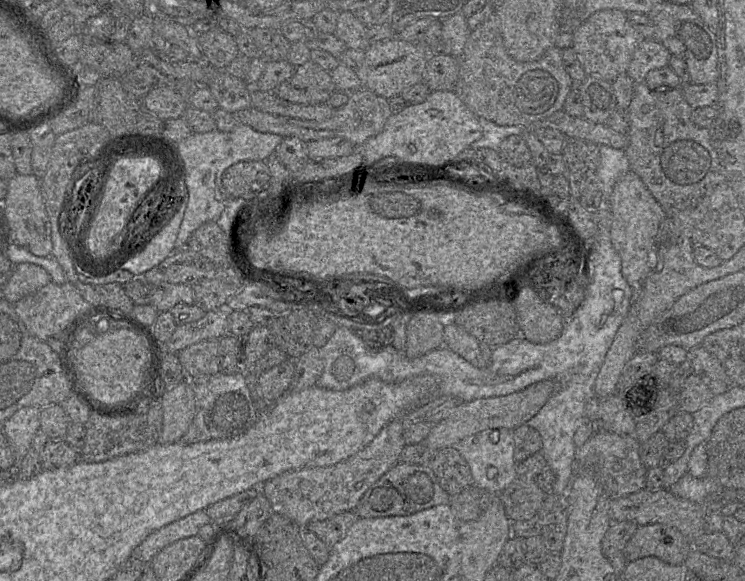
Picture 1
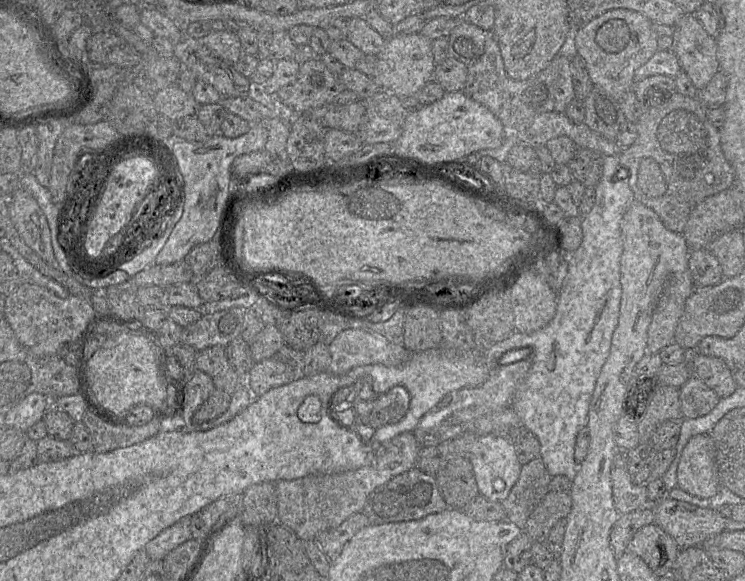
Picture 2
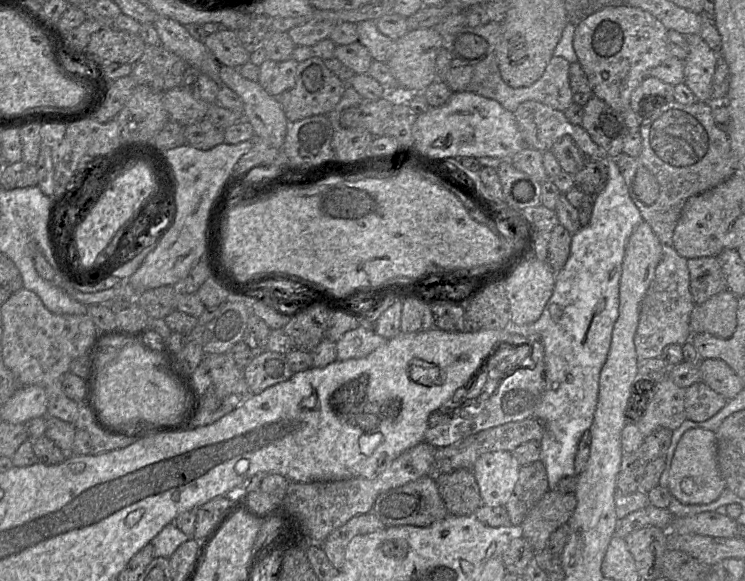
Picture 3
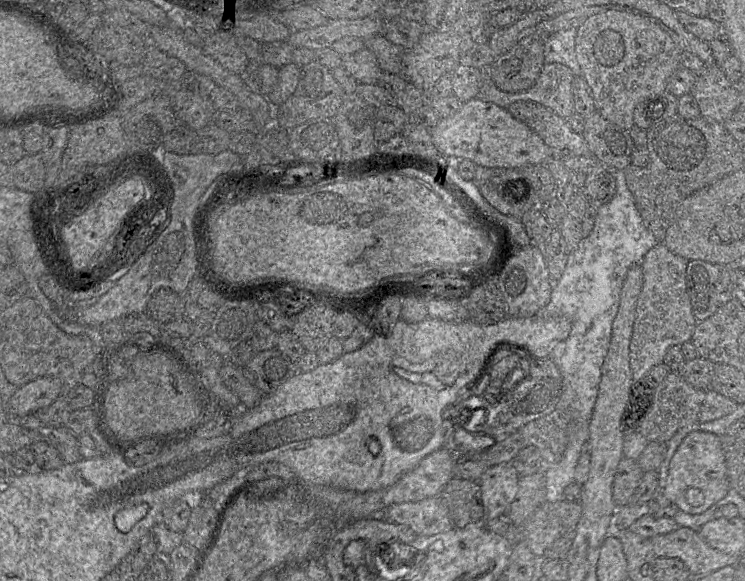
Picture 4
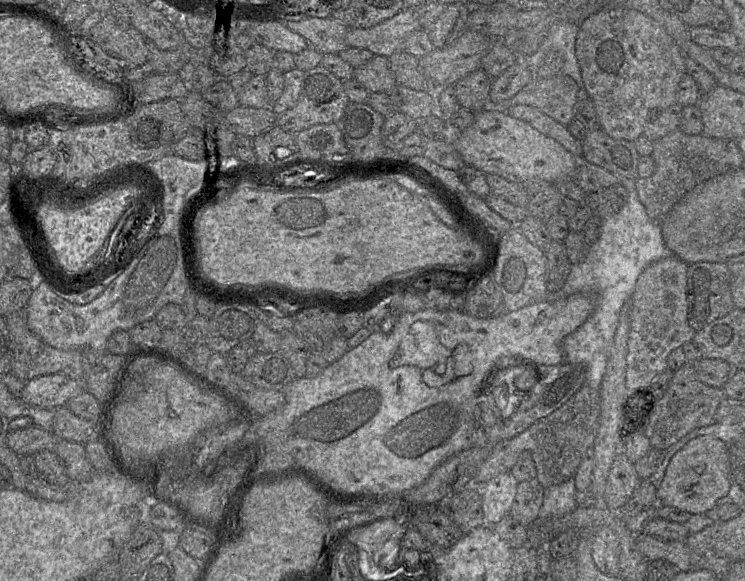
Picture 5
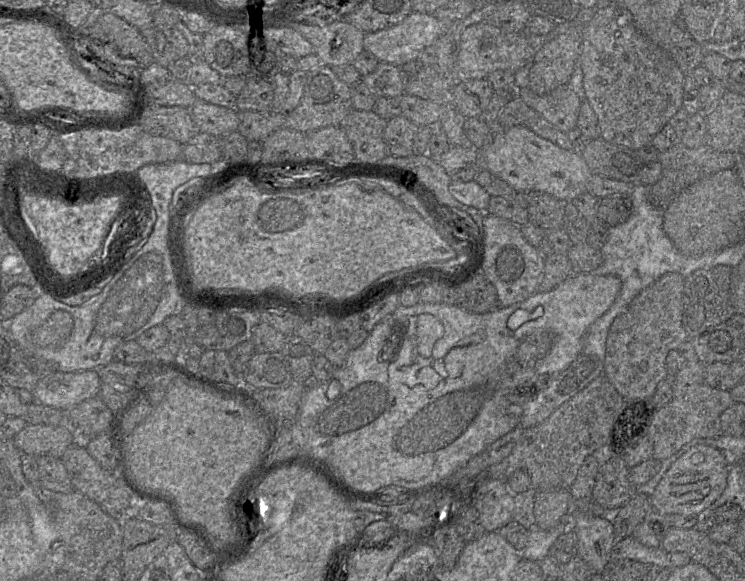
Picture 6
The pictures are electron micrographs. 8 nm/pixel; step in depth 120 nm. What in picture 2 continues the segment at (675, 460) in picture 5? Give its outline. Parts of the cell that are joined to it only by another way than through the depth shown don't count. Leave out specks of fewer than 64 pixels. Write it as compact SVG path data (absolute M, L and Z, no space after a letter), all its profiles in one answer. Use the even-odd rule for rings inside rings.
M697 434L685 445L677 469L677 487L699 498L716 495L721 486L716 449L710 434Z

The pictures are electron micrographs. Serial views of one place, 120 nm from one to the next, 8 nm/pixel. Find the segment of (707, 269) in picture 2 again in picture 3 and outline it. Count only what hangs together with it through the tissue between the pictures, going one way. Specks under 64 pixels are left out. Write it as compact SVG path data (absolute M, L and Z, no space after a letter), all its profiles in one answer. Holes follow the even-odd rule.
M717 257L687 260L690 292L696 304L702 304L713 295L727 290L727 280Z

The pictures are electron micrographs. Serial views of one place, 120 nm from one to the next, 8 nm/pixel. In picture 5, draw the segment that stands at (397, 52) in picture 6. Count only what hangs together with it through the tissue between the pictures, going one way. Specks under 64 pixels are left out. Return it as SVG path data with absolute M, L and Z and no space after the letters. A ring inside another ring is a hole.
M405 7L392 18L372 27L349 28L347 46L390 57L396 51L403 50L407 36L420 28L415 9Z

